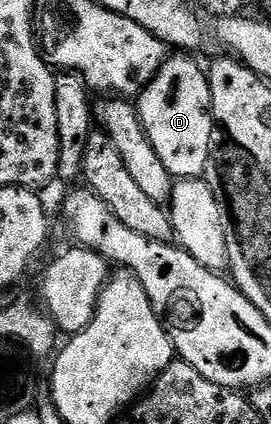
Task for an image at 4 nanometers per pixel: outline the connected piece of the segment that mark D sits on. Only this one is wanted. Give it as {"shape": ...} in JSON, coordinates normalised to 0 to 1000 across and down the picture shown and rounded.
{"shape":[[[679,123],[638,125],[605,144],[590,165],[554,189],[554,198],[509,226],[509,267],[517,288],[531,297],[531,316],[546,323],[550,340],[583,358],[583,377],[613,387],[613,406],[638,422],[738,420],[753,399],[768,394],[790,351],[790,290],[782,283],[782,238],[775,236],[775,198],[768,177],[749,153],[720,146],[720,134]]]}

